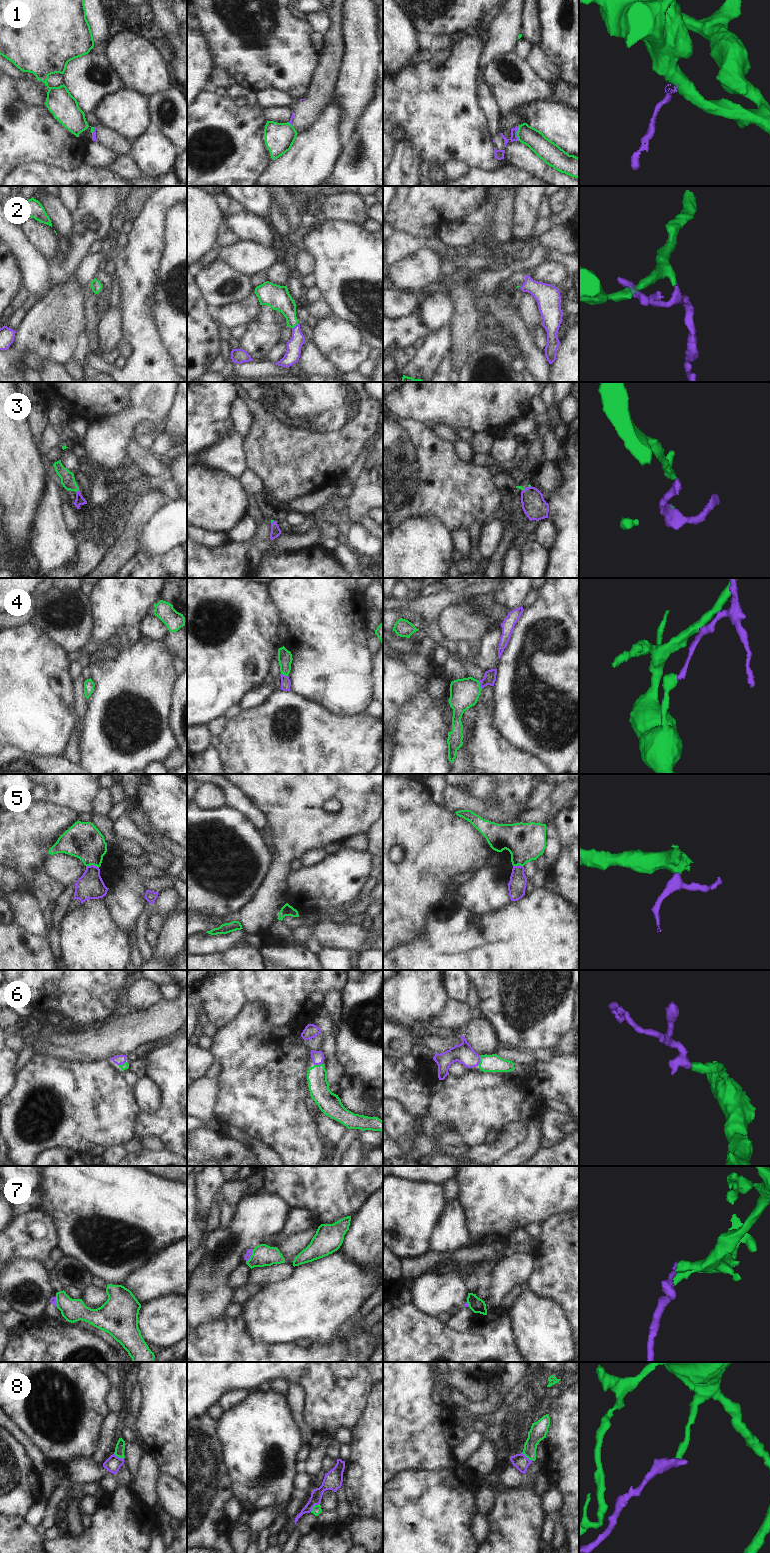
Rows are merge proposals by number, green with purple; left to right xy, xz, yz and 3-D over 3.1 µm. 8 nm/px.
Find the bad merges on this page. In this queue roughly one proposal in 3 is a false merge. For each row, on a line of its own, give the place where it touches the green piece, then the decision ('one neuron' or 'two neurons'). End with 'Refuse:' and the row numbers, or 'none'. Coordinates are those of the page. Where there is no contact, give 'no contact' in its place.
1: meets green in yz at (517, 133); two neurons
2: meets green in xz at (295, 325); one neuron
3: meets green in xy at (77, 490); one neuron
4: meets green in yz at (479, 684); one neuron
5: meets green in xy at (92, 864); two neurons
6: meets green in yz at (480, 1061); one neuron
7: meets green in xz at (251, 1255); two neurons
8: meets green in xz at (314, 1506); two neurons
Refuse: 1, 5, 7, 8

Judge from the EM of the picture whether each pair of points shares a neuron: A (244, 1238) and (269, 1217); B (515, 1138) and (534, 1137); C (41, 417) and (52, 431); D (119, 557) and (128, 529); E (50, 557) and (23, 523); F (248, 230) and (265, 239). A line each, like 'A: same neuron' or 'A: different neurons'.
A: same neuron
B: different neurons
C: different neurons
D: same neuron
E: different neurons
F: same neuron

